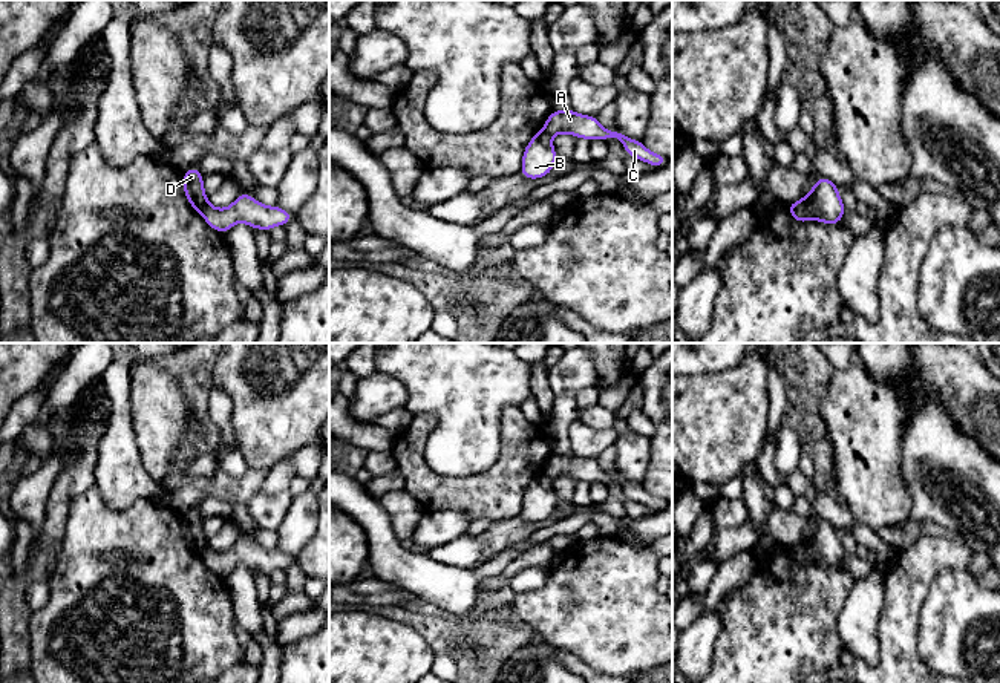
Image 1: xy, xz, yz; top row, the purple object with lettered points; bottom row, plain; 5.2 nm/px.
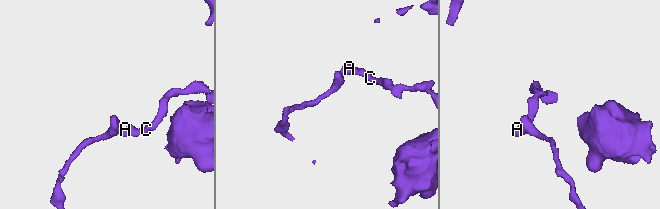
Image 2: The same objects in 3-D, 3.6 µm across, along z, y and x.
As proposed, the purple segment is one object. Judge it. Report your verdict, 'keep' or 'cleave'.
cleave

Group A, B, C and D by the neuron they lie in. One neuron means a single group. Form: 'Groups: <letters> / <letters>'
Groups: A C / B D

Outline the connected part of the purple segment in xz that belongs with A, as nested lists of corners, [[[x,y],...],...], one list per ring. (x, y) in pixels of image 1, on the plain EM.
[[[571,452],[553,453],[544,467],[544,473],[550,479],[554,479],[557,476],[571,476],[576,481],[590,484],[608,484],[611,479],[616,479],[623,487],[625,495],[632,501],[645,504],[646,507],[654,510],[663,510],[668,505],[666,499],[649,495],[642,484],[625,479],[619,470],[609,475],[600,469],[597,459],[579,458]]]

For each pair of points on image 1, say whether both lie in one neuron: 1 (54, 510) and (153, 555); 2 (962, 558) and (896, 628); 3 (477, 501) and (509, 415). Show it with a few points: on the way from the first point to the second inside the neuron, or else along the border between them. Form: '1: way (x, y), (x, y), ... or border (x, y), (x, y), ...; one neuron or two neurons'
1: border (89, 487), (71, 503), (58, 552); two neurons
2: way (939, 558), (904, 593), (901, 605); one neuron
3: way (498, 480), (510, 467), (510, 437); one neuron

